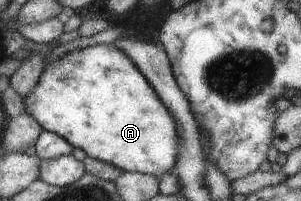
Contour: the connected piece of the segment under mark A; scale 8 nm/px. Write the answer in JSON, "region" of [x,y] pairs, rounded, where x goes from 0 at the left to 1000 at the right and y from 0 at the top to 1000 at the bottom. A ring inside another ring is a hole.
{"region":[[[332,214],[286,229],[276,239],[249,239],[239,254],[223,254],[203,284],[156,313],[140,338],[130,368],[130,393],[120,403],[113,438],[73,483],[76,562],[110,582],[140,647],[179,662],[206,682],[219,706],[229,706],[243,731],[269,741],[282,771],[299,786],[336,796],[382,831],[392,831],[405,856],[462,856],[472,866],[515,876],[522,891],[542,856],[571,851],[581,811],[588,677],[585,632],[575,587],[555,562],[542,532],[535,498],[522,483],[515,448],[498,428],[498,413],[475,383],[475,368],[452,338],[452,323],[412,274],[405,254],[379,239],[375,219]]]}

